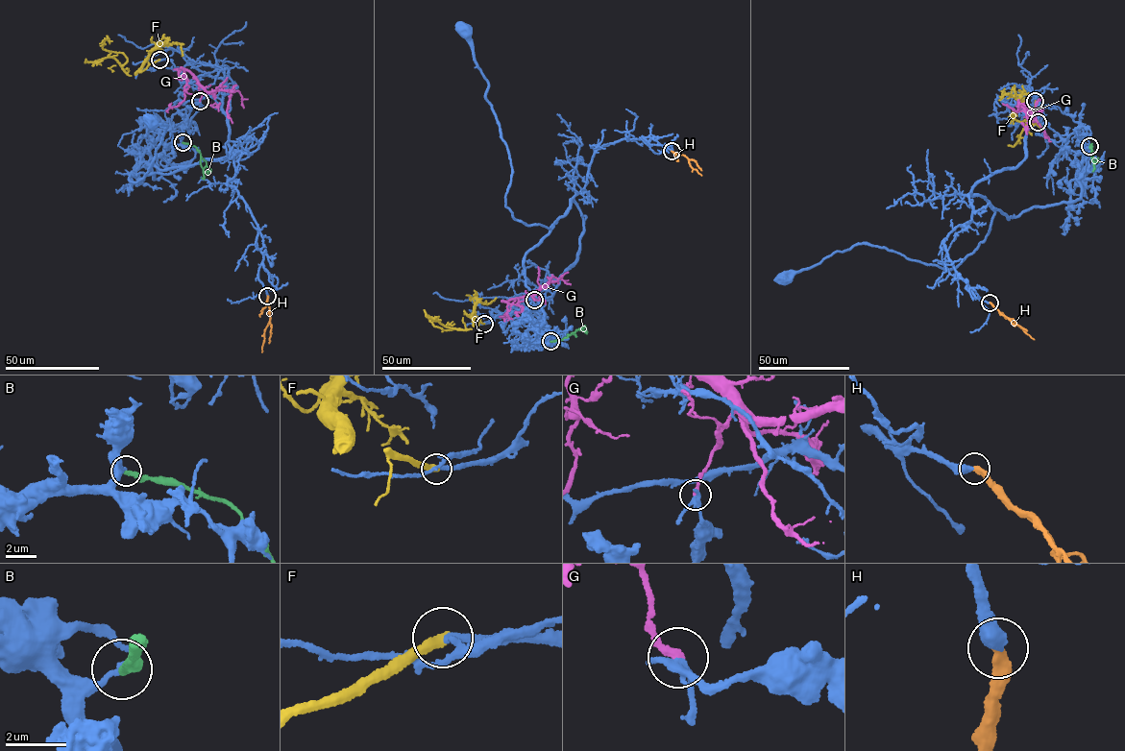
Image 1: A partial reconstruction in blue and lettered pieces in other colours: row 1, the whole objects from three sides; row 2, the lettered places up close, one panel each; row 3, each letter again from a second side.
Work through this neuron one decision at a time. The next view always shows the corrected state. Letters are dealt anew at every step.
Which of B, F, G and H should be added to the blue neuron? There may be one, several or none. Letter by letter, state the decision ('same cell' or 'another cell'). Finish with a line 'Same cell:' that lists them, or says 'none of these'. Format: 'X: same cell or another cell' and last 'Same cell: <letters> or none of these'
B: another cell
F: another cell
G: another cell
H: same cell
Same cell: H

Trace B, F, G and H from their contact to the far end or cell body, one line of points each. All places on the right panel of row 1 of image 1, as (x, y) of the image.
B: (1089, 146), (1091, 144), (1093, 162), (1098, 157)
F: (1035, 101), (1033, 115), (1040, 127), (1031, 113), (1022, 122), (1012, 114)
G: (1038, 122), (1023, 106), (1029, 109), (1051, 141)
H: (990, 302), (1034, 339)

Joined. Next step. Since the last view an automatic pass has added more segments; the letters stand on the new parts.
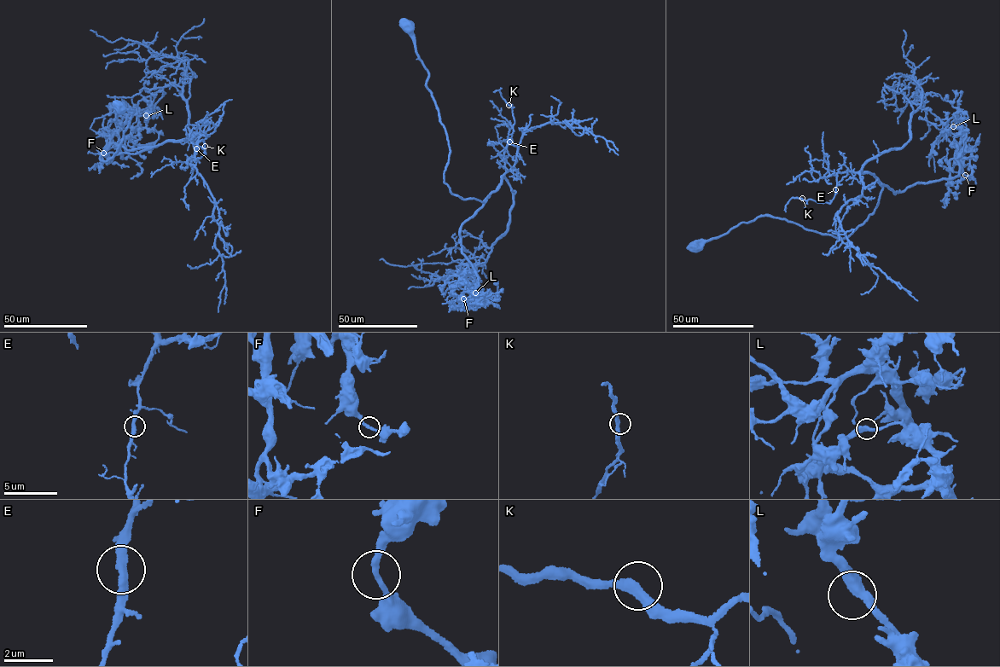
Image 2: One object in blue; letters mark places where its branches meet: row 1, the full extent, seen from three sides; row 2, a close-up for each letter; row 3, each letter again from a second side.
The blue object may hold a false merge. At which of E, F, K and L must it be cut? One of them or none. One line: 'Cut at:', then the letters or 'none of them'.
Cut at: none of them

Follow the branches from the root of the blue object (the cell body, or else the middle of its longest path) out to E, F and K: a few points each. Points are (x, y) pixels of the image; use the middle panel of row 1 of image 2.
E: (408, 24), (445, 130), (450, 153), (443, 177), (452, 194), (482, 202), (496, 190), (509, 142)
F: (408, 24), (445, 130), (444, 182), (454, 194), (483, 203), (459, 234), (478, 284), (463, 298)
K: (408, 24), (445, 130), (450, 153), (443, 177), (454, 194), (482, 202), (501, 183), (514, 123), (508, 105)

